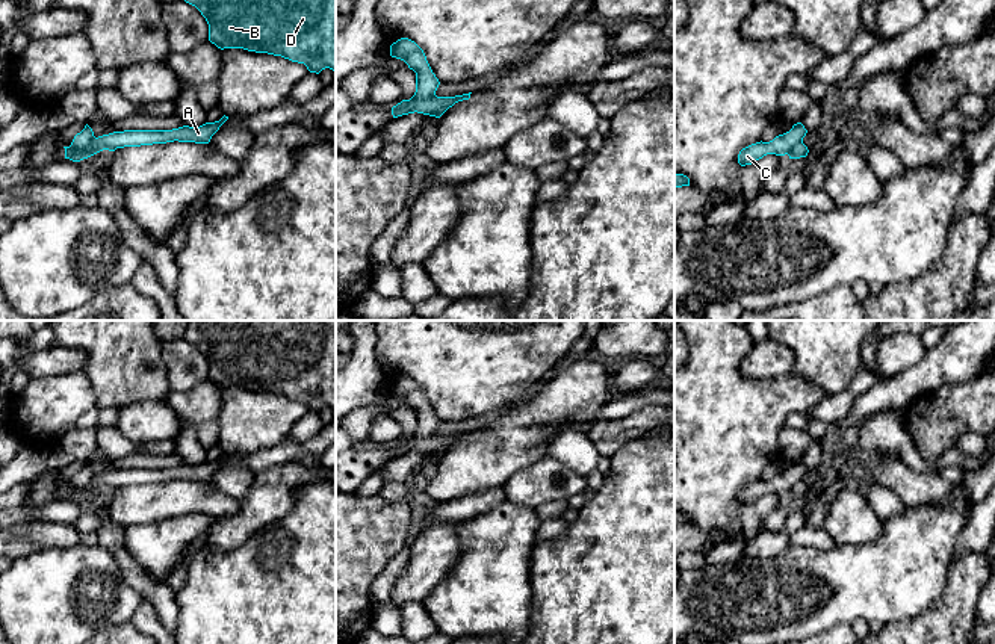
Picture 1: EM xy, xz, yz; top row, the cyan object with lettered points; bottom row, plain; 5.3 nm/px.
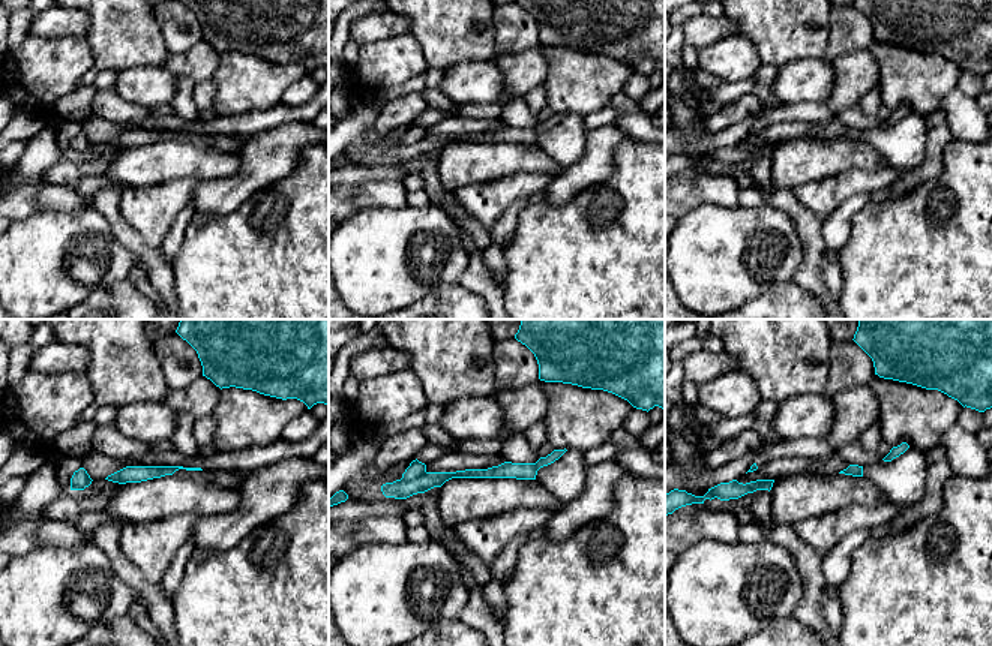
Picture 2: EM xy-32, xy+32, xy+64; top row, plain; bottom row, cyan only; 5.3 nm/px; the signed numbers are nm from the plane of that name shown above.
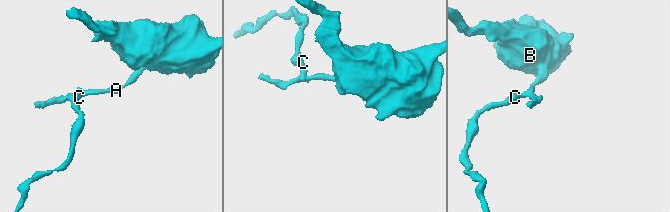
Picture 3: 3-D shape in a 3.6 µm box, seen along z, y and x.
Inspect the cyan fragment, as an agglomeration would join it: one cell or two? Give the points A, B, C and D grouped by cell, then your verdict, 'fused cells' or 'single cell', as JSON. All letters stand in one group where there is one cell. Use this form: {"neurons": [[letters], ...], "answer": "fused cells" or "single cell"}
{"neurons": [["A", "B", "D"], ["C"]], "answer": "fused cells"}

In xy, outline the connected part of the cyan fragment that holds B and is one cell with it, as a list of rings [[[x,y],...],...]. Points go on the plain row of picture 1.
[[[189,320],[181,337],[201,351],[209,363],[209,379],[221,389],[243,387],[256,392],[268,392],[304,402],[310,411],[319,413],[322,408],[330,407],[336,413],[336,320]]]

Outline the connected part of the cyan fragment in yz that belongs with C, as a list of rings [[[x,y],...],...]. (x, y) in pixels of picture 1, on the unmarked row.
[[[801,461],[792,464],[792,467],[783,473],[776,475],[770,481],[756,481],[742,487],[738,493],[738,502],[741,505],[752,503],[767,493],[785,494],[789,493],[792,485],[803,481],[807,469]]]

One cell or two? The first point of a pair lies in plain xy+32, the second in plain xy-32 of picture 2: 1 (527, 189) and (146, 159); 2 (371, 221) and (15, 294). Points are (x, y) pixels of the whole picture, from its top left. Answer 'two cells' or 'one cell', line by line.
1: two cells
2: one cell

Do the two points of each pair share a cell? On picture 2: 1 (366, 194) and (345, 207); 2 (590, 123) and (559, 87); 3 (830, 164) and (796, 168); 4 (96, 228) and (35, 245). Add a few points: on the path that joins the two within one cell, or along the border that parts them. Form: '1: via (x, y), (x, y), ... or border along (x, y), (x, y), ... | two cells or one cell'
1: via (362, 195), (350, 203) | one cell
2: border along (608, 104), (583, 117) | two cells
3: via (821, 164), (805, 164) | one cell
4: via (81, 242), (78, 245), (50, 245) | one cell

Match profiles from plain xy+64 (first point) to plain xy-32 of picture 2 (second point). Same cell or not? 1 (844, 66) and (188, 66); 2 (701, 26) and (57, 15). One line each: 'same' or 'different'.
1: same
2: same

